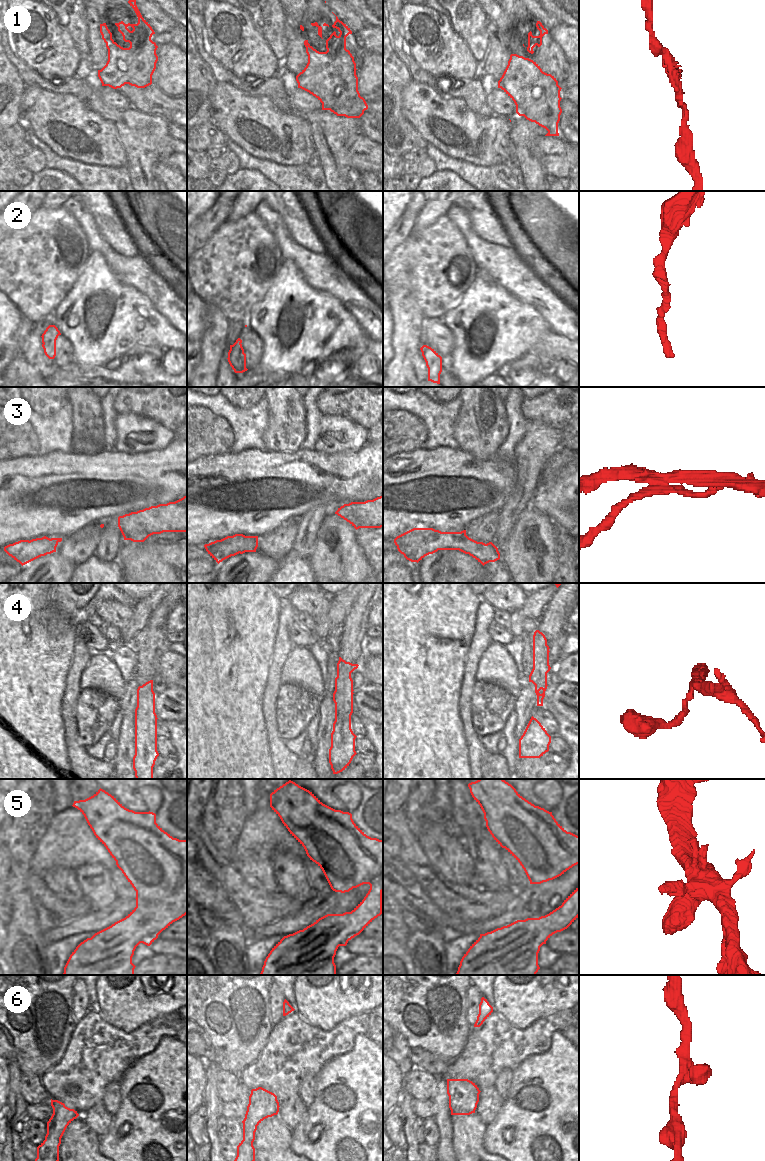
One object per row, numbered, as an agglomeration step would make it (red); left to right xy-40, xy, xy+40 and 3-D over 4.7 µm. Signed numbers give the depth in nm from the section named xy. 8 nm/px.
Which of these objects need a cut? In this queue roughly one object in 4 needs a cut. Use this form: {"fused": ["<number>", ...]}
{"fused": ["3"]}

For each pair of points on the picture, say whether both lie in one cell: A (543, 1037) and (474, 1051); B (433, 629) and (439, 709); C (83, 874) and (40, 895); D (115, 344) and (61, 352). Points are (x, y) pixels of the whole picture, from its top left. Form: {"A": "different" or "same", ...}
{"A": "same", "B": "same", "C": "different", "D": "different"}

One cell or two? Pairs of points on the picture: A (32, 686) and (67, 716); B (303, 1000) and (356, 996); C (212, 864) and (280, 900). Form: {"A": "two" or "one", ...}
{"A": "two", "B": "one", "C": "one"}

